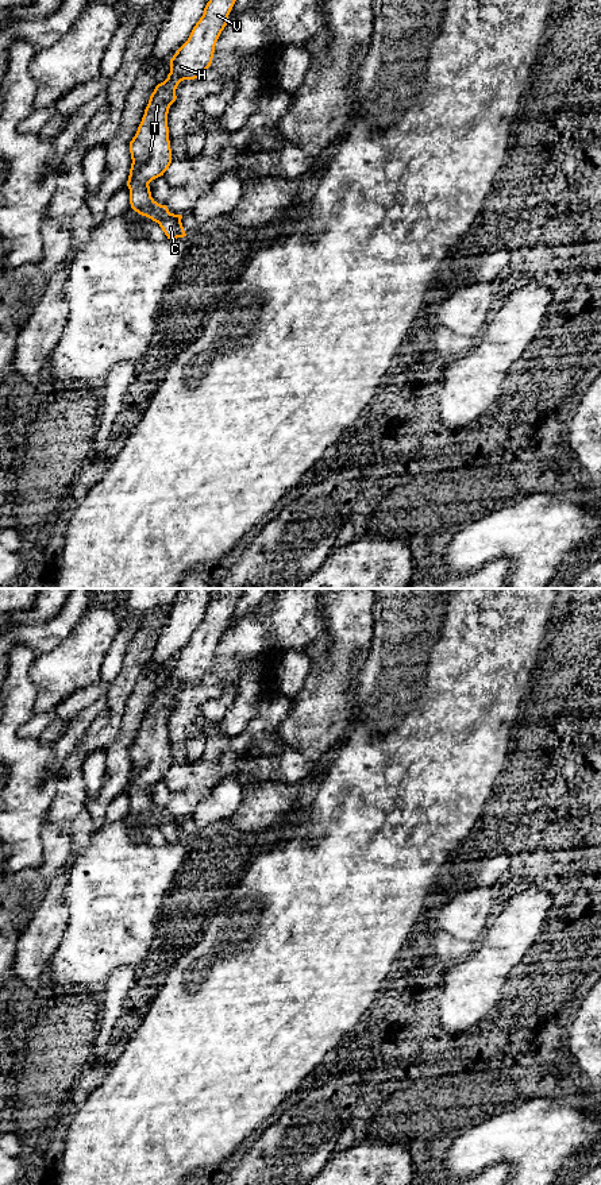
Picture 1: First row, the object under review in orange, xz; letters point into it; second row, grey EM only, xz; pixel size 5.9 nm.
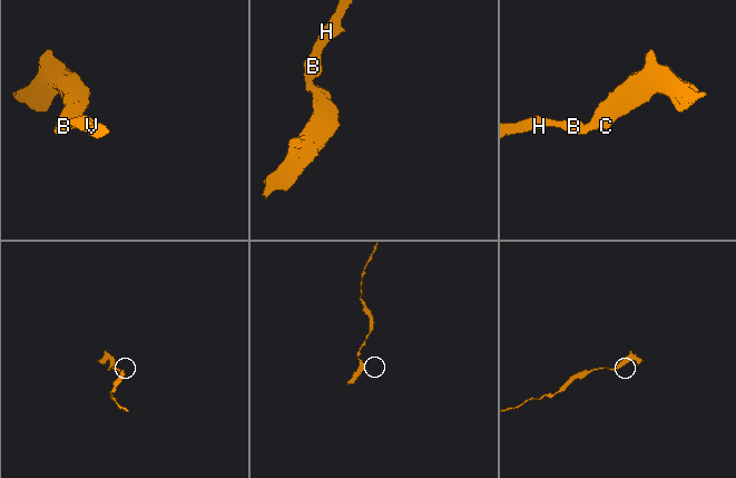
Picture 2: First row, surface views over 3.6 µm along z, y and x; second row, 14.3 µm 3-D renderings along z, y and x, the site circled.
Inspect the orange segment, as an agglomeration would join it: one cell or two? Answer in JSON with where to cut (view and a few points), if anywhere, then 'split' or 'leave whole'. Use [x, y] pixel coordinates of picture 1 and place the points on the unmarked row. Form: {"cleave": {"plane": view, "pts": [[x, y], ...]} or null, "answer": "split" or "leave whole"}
{"cleave": null, "answer": "leave whole"}

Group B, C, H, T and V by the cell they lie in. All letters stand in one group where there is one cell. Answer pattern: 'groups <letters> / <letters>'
groups B C H T V

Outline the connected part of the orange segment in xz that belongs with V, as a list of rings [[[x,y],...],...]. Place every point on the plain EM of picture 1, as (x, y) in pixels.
[[[212,588],[203,621],[170,664],[170,678],[151,698],[138,736],[130,746],[132,768],[127,791],[131,812],[158,827],[167,844],[186,841],[182,821],[170,818],[166,810],[158,808],[151,802],[149,788],[163,780],[172,768],[169,713],[177,703],[178,688],[199,683],[211,671],[216,646],[244,590]]]

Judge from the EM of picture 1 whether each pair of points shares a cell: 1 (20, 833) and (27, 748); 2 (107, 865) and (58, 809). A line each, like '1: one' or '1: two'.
1: one
2: two

